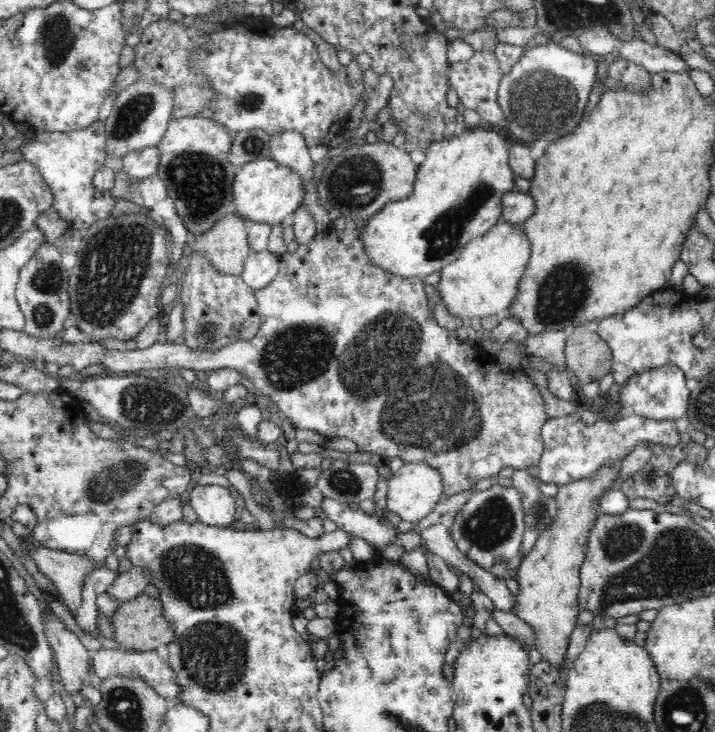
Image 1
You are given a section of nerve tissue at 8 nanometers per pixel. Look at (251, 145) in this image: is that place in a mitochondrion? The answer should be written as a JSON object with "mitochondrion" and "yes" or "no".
{"mitochondrion":"yes"}

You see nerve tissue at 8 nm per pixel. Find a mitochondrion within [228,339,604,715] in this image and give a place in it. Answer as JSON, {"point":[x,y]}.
{"point":[491,524]}

